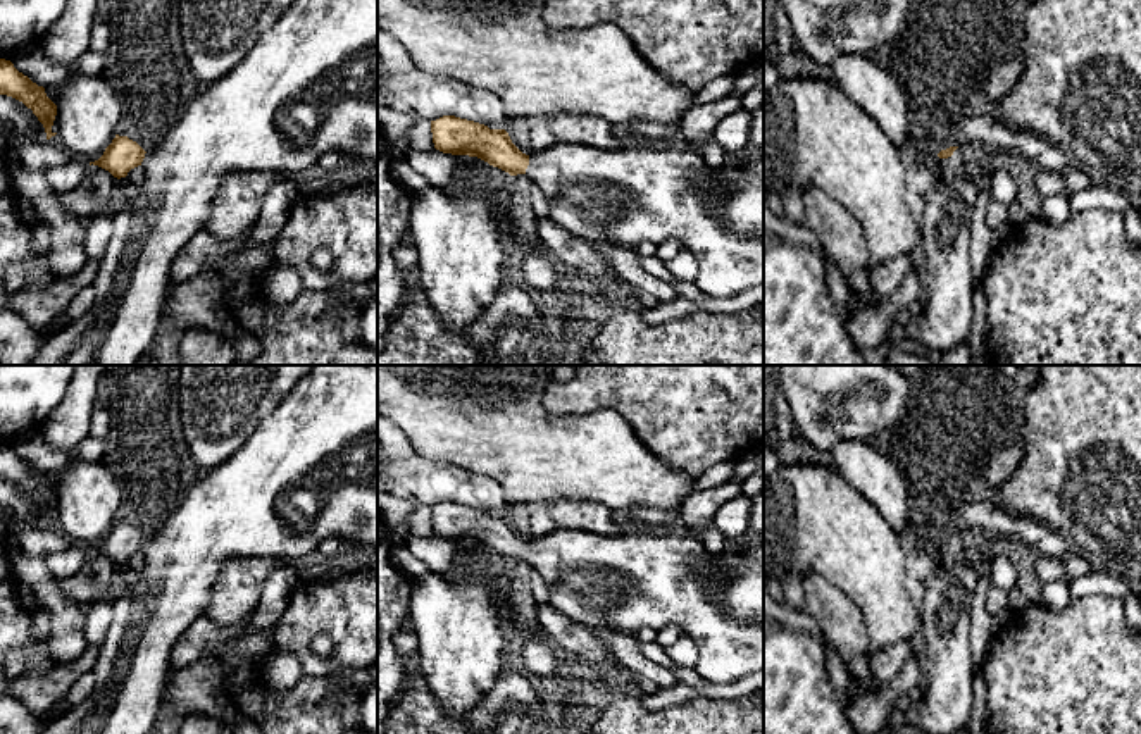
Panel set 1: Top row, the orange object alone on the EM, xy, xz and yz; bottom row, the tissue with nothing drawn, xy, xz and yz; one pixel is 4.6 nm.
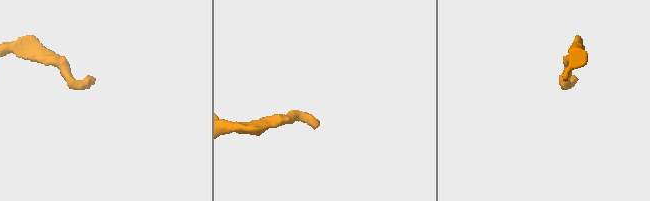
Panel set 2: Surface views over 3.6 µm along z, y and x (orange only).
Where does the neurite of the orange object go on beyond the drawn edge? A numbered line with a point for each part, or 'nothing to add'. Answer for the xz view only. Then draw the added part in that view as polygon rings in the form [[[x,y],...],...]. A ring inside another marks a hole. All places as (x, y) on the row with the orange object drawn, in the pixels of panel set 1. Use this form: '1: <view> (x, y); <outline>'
1: xz (640, 193); [[[627,140],[619,150],[603,150],[570,141],[533,152],[526,176],[550,203],[550,219],[567,233],[591,245],[612,243],[634,252],[643,243],[660,245],[679,239],[700,264],[695,284],[712,298],[733,298],[741,291],[764,283],[764,157],[729,162],[710,167],[698,150],[681,141],[653,145]]]

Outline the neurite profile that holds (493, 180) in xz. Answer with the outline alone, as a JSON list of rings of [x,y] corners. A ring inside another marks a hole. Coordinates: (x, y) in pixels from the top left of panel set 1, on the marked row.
[[[488,162],[483,164],[481,169],[481,188],[496,196],[502,191],[510,188],[512,176],[498,167],[489,165]]]

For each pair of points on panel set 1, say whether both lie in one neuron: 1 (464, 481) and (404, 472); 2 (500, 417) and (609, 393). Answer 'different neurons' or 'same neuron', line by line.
1: same neuron
2: different neurons

